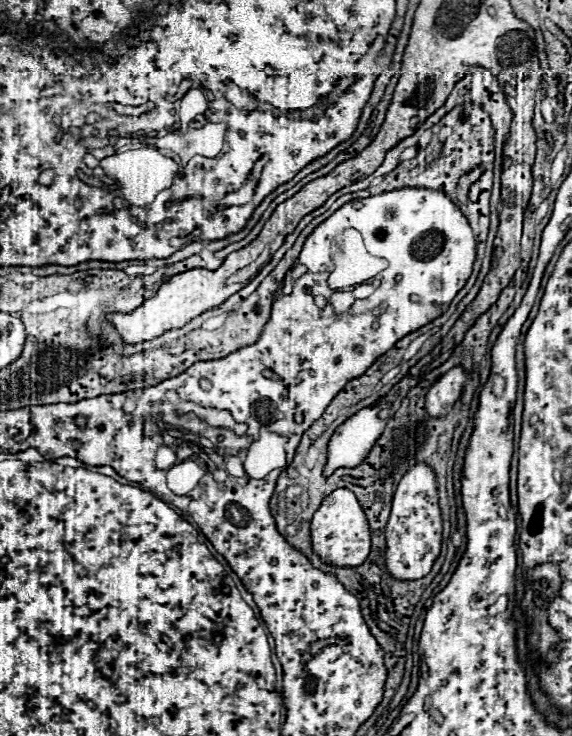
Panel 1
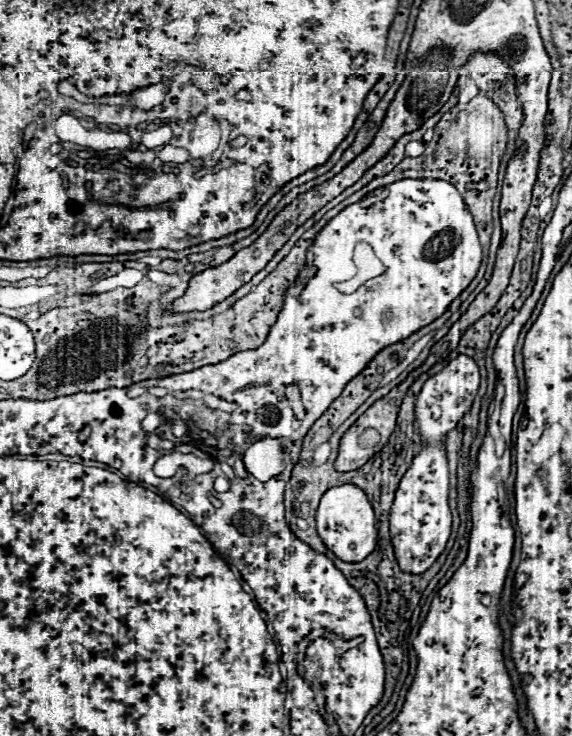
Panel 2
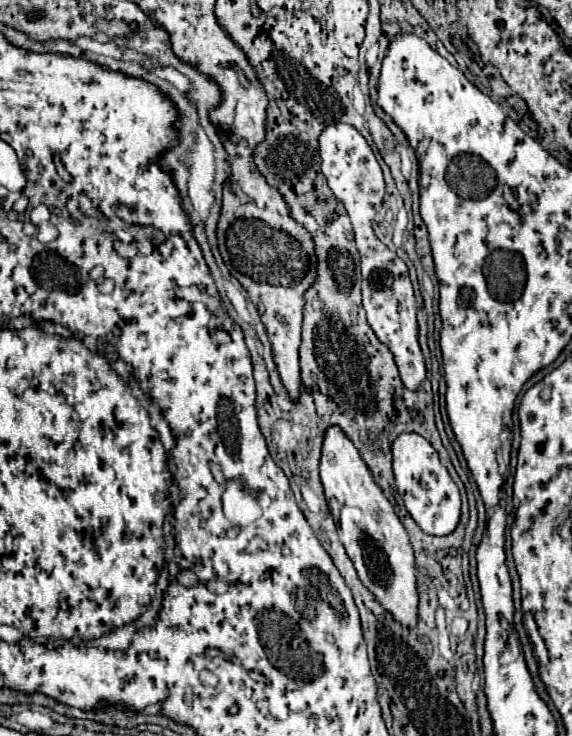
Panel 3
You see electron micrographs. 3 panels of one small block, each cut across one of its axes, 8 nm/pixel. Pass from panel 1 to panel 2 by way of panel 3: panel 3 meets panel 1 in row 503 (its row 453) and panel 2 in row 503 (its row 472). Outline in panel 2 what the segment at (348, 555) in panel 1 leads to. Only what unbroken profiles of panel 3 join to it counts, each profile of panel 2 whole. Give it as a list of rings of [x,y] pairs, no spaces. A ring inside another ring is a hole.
[[[356,484],[334,486],[322,496],[316,512],[316,526],[318,536],[324,540],[324,544],[344,562],[360,562],[362,558],[374,552],[378,542],[374,508]]]

